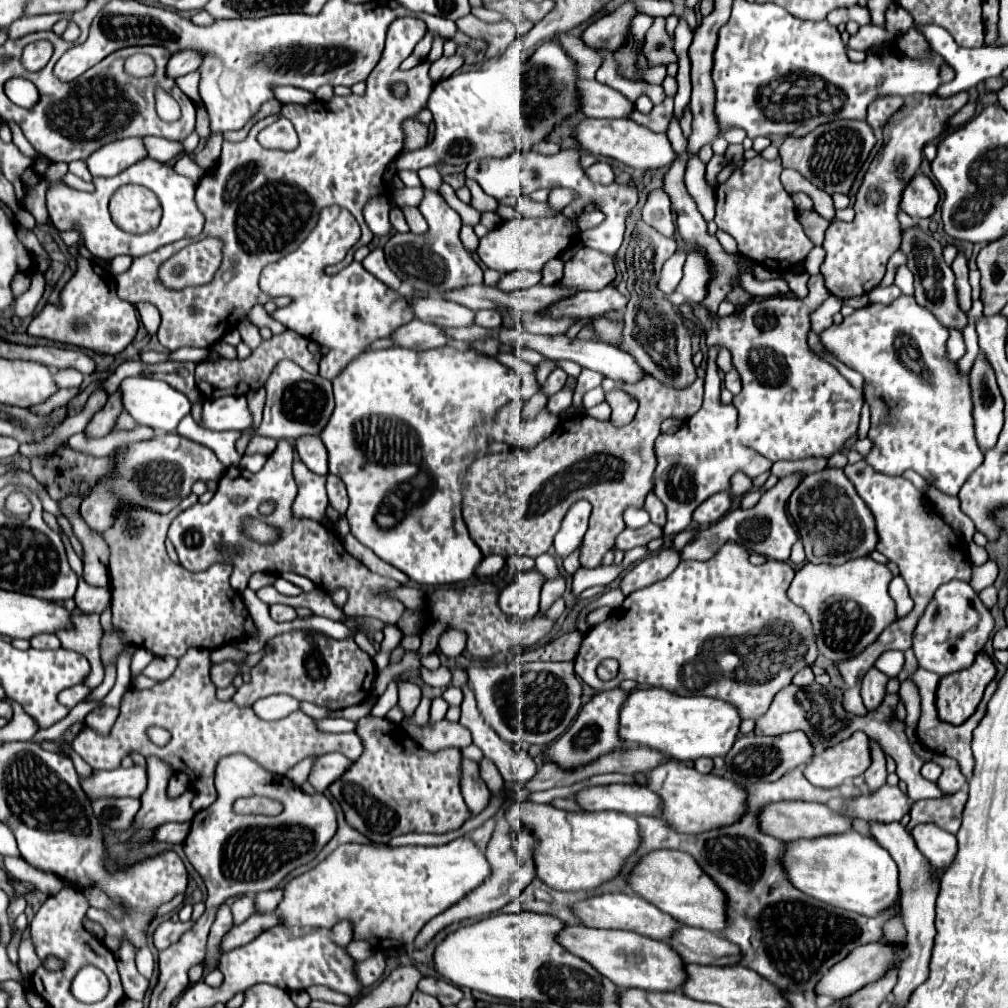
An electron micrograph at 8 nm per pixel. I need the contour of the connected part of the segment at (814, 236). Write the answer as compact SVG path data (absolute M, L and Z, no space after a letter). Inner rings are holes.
M806 210L799 212L799 222L805 230L805 234L809 236L809 240L815 244L815 246L821 246L823 242L823 236L825 236L825 230L829 226L829 220L821 218L821 216L814 210Z

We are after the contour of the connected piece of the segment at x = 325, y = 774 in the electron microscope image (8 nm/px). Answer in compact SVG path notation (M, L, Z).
M341 752L323 754L317 758L317 762L309 774L309 782L317 788L317 792L325 792L335 780L339 780L351 768L351 764L353 762Z

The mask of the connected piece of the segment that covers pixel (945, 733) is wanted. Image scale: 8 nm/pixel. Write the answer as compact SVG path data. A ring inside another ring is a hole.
M917 668L917 670L909 676L909 680L917 686L919 696L921 696L921 718L919 718L919 728L917 728L917 740L919 740L925 748L929 748L929 750L933 750L933 752L937 752L937 754L945 754L945 756L955 758L955 760L959 762L959 766L961 766L961 772L963 772L965 778L969 780L969 778L971 778L971 772L973 772L973 754L971 754L973 730L977 728L979 720L985 716L987 702L989 702L989 698L991 698L993 692L995 692L997 682L993 680L993 682L987 686L985 696L983 696L981 704L977 706L975 714L973 714L969 720L965 720L961 726L953 726L953 724L941 722L941 720L937 718L937 710L935 710L935 690L937 690L937 684L939 684L939 676L937 676L937 674L931 674L931 672L923 670L923 668Z

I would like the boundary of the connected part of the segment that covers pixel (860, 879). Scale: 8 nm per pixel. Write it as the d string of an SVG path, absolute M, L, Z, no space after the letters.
M855 830L851 834L815 838L815 842L789 842L783 864L795 888L831 906L873 918L899 904L899 870L895 860L871 836L861 836Z

